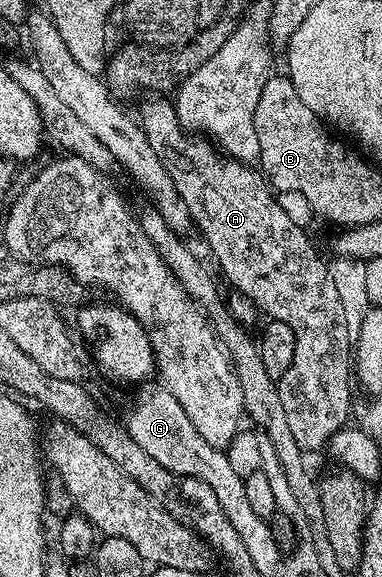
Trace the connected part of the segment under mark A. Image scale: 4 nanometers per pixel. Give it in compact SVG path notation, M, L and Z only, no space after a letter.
M151 96L137 110L137 121L153 152L157 152L159 159L166 164L192 223L203 229L203 238L212 256L219 261L219 270L227 277L228 284L237 293L255 302L256 308L264 310L268 319L281 320L293 328L293 337L297 340L293 364L289 364L289 372L285 372L277 383L281 405L285 408L289 432L293 432L293 440L297 440L299 447L305 452L319 450L322 446L324 449L333 435L348 425L351 382L353 386L353 336L345 324L345 312L341 312L341 300L337 300L337 288L333 288L328 263L315 255L315 246L307 239L308 231L289 220L278 197L269 189L266 177L252 165L224 156L202 137L189 136L188 131L179 124L174 105L166 97Z

